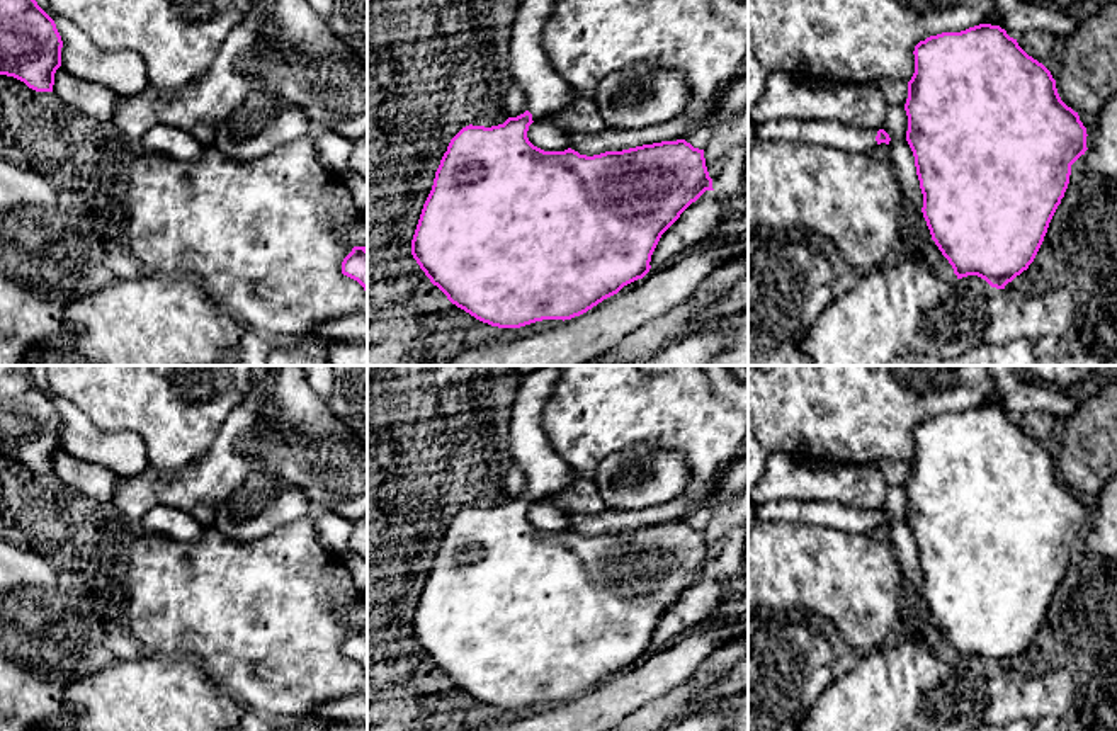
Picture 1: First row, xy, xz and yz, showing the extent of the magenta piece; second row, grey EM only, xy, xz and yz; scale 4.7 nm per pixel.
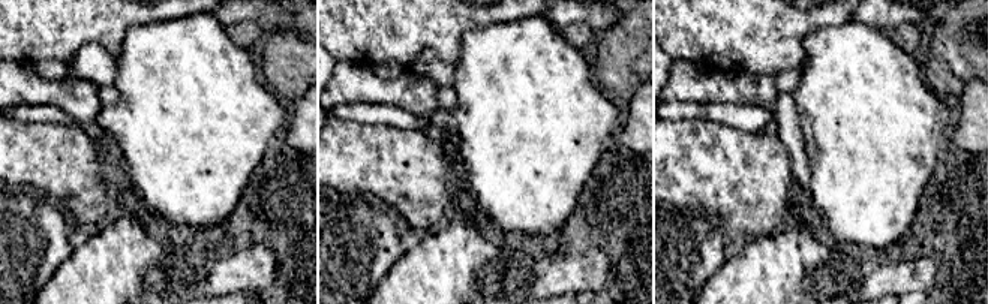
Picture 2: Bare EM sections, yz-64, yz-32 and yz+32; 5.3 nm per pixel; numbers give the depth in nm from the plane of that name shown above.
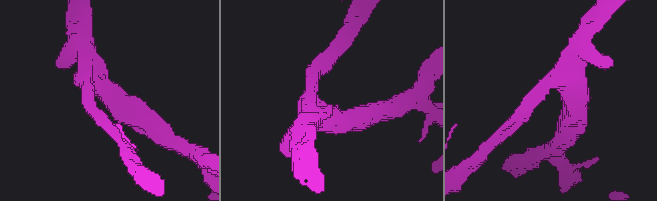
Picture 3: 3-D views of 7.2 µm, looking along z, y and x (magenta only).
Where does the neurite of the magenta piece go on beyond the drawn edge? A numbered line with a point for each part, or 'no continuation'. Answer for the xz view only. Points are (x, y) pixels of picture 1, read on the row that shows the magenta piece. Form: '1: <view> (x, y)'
1: xz (546, 90)

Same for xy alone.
no continuation

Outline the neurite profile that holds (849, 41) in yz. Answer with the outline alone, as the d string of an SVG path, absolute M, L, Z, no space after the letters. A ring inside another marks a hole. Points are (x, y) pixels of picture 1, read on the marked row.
M748 0L748 51L770 73L784 71L809 83L910 82L920 41L979 26L995 10L995 0Z

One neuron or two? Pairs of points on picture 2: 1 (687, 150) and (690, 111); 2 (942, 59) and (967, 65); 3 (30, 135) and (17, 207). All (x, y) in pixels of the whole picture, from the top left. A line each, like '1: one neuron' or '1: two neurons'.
1: two neurons
2: one neuron
3: two neurons

